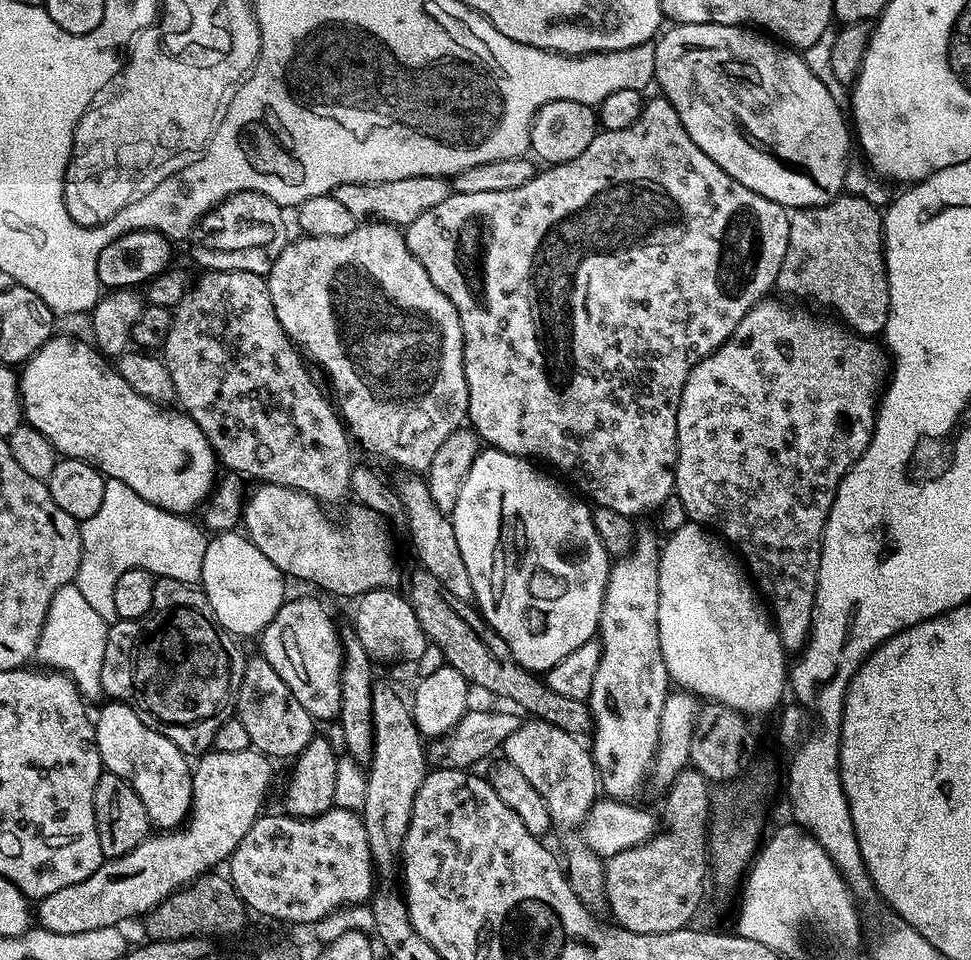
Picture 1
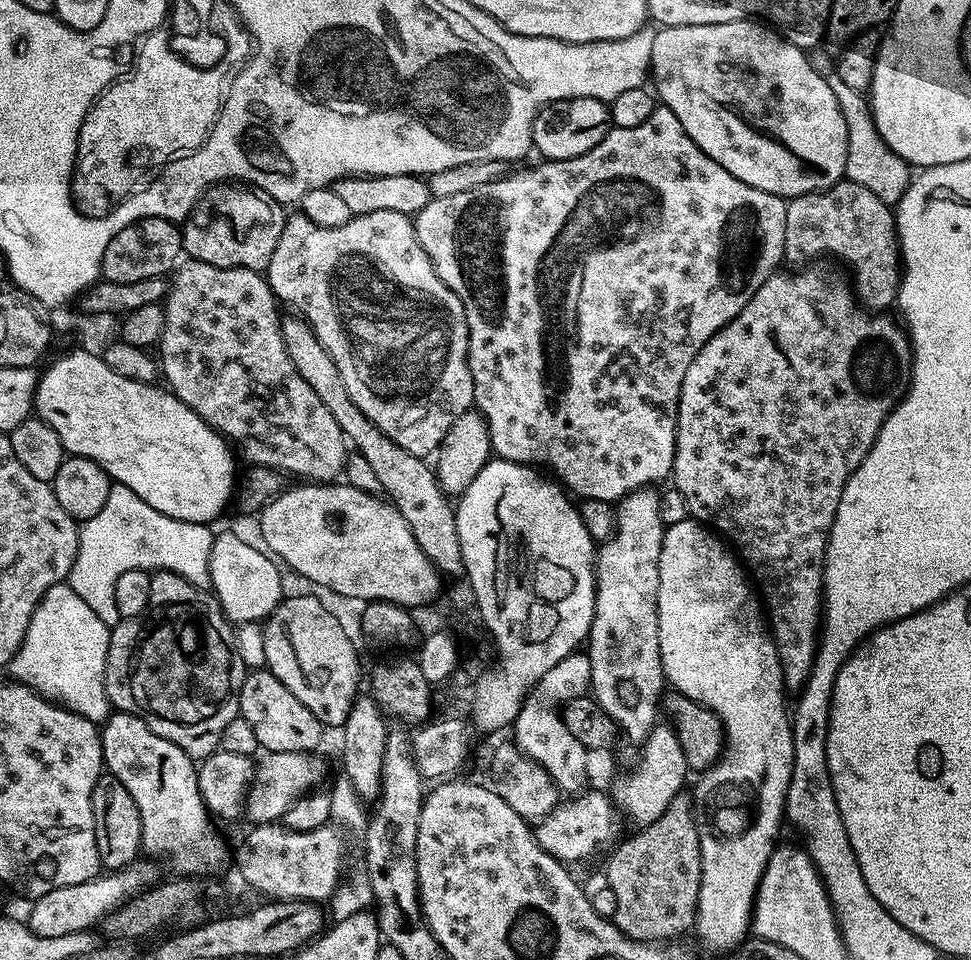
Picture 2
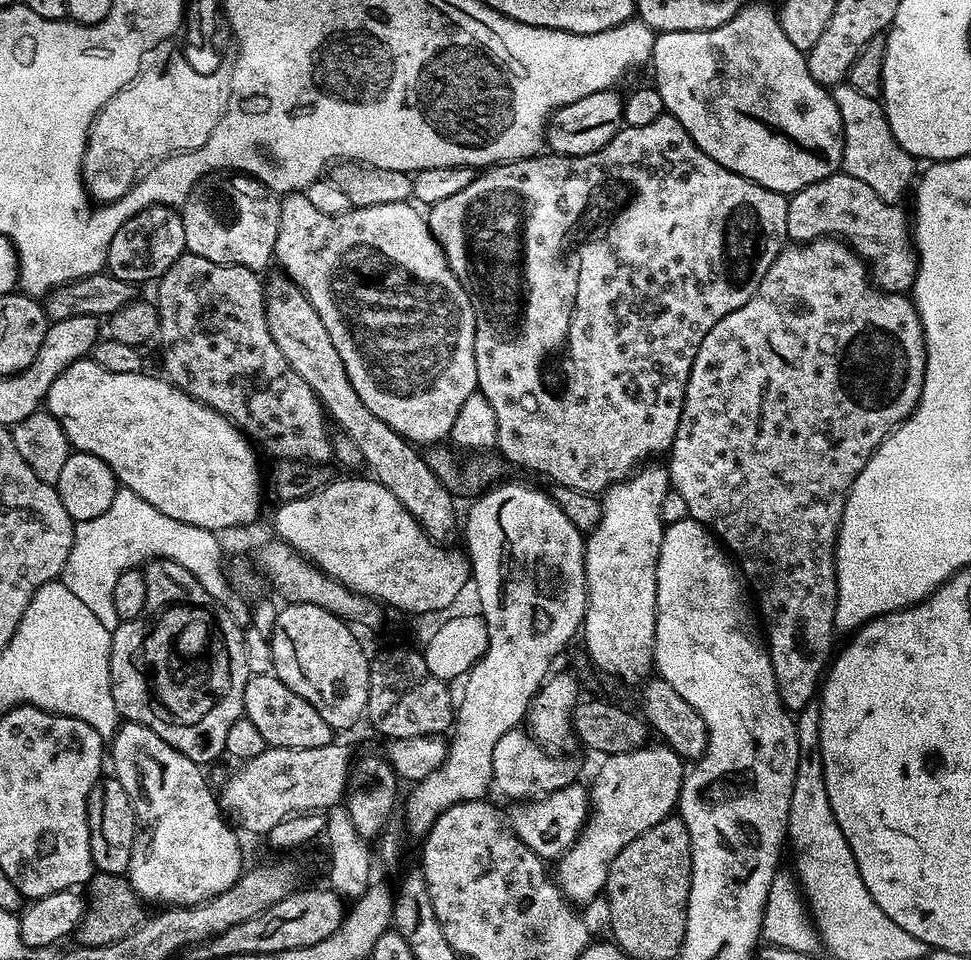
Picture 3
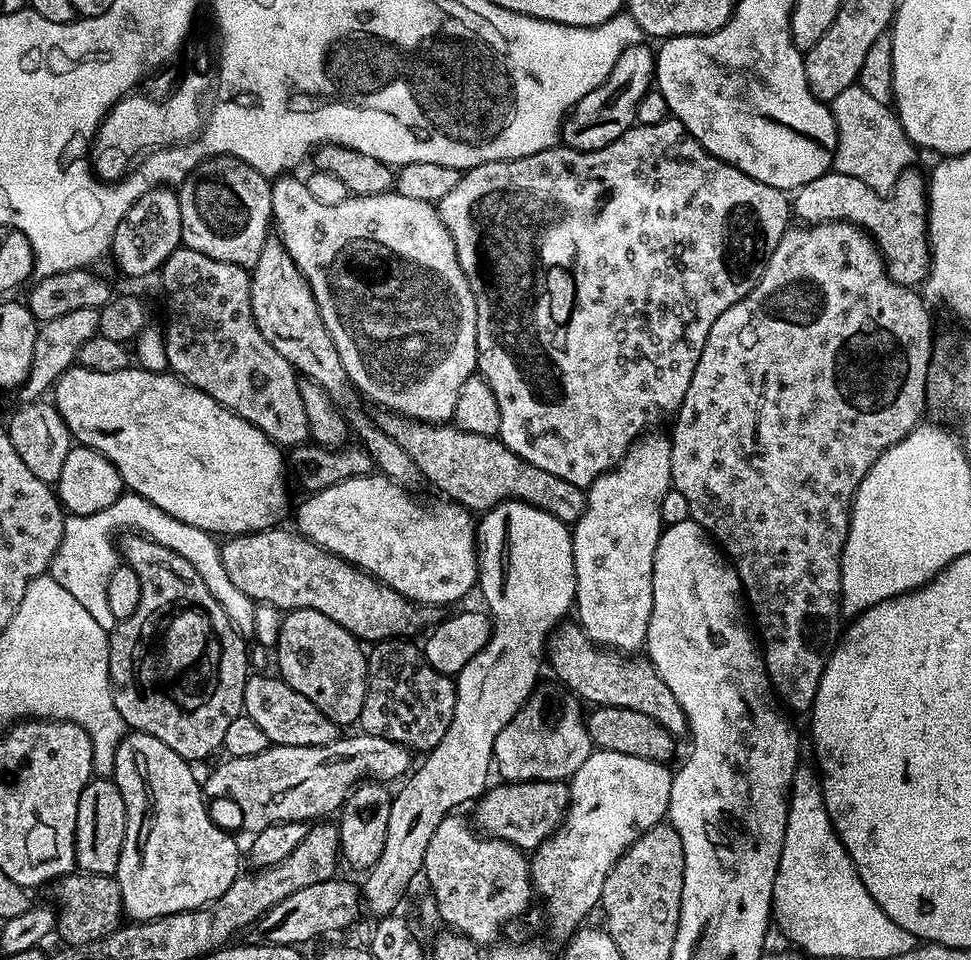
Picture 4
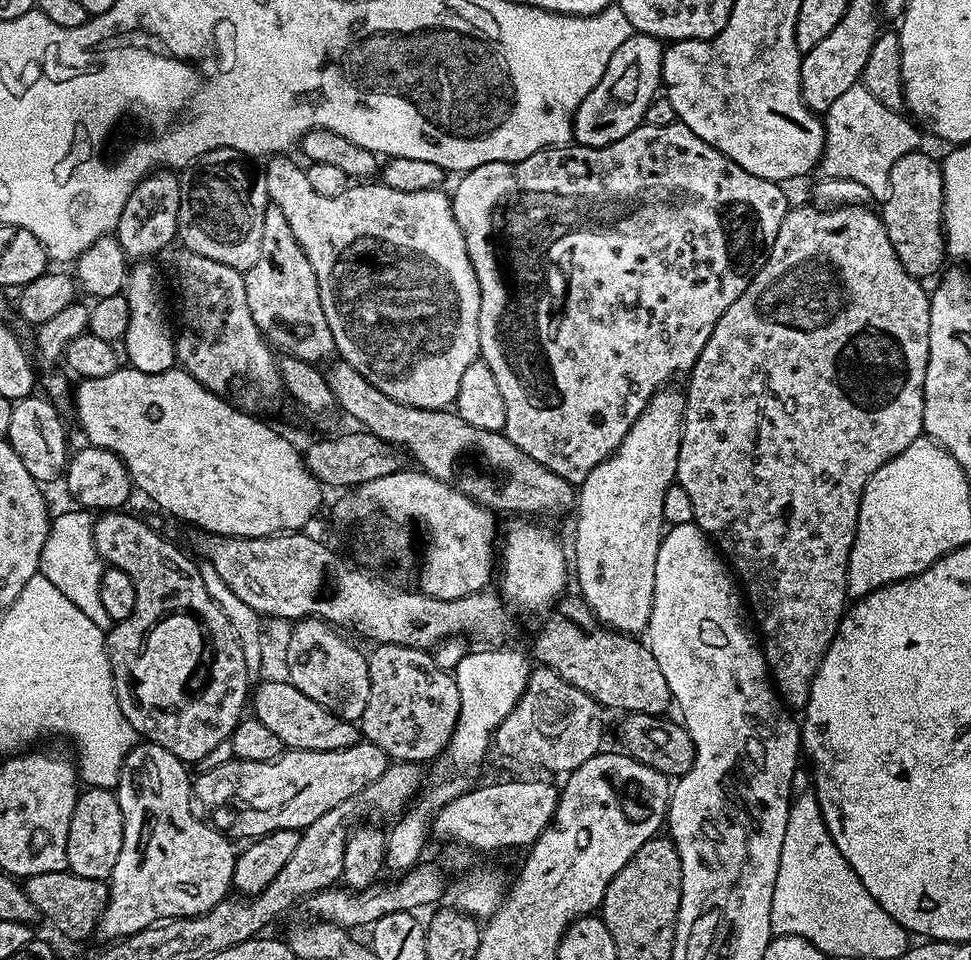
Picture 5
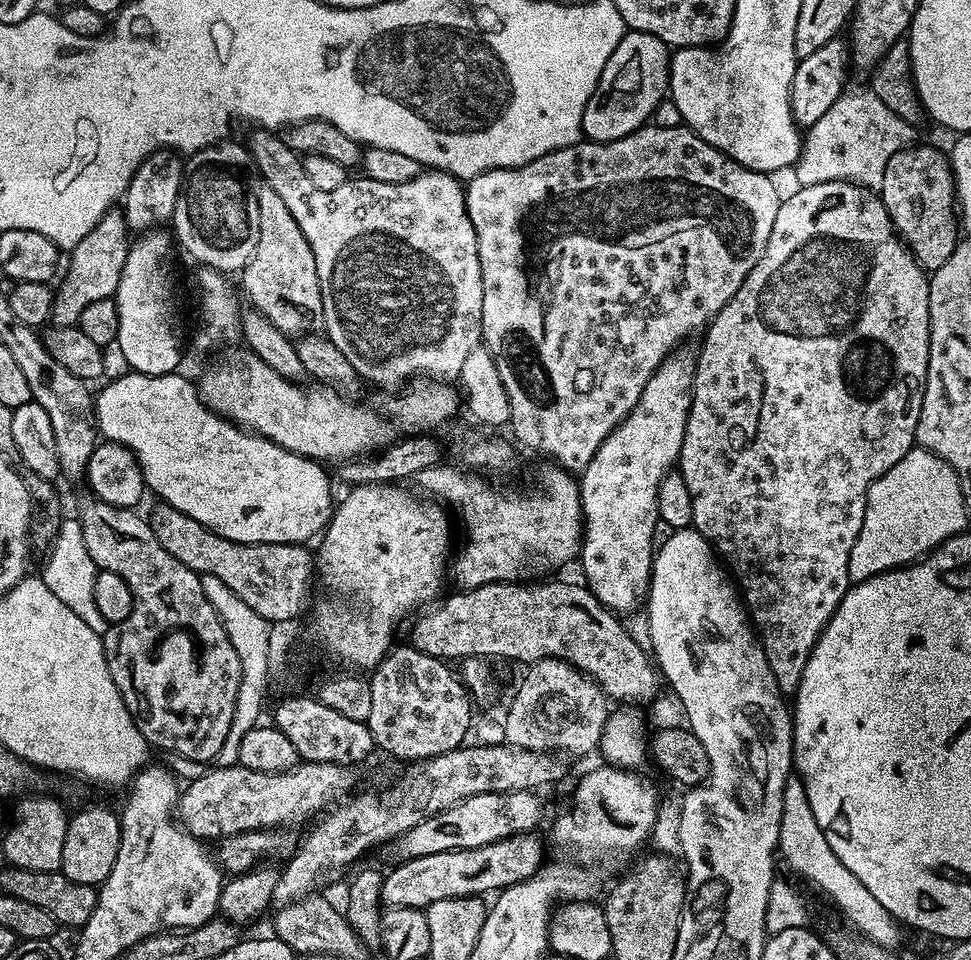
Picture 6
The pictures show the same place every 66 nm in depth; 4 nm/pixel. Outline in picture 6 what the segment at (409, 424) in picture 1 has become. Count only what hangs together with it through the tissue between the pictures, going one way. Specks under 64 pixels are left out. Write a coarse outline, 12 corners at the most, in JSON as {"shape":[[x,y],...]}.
{"shape":[[246,140],[361,381],[452,382],[482,266],[449,172],[318,190]]}

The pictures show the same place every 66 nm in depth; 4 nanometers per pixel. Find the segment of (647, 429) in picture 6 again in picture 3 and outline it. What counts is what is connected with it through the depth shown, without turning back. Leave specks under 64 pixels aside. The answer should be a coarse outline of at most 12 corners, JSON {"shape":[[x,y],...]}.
{"shape":[[667,467],[603,493],[584,541],[582,640],[600,672],[654,672]]}

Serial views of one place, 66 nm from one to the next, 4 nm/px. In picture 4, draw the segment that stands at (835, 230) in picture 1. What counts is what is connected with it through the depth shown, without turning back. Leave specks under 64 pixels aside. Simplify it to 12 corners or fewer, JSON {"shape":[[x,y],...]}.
{"shape":[[833,170],[795,189],[808,226],[863,228],[888,277],[927,280],[926,176],[890,194]]}

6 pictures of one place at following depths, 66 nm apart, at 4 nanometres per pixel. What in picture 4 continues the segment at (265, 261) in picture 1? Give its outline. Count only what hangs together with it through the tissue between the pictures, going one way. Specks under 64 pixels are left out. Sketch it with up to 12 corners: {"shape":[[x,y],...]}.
{"shape":[[212,156],[179,185],[183,247],[251,269],[269,177]]}

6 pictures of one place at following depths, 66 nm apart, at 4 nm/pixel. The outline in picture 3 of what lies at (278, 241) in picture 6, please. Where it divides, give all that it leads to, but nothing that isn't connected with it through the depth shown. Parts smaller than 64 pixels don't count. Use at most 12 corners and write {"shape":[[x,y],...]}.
{"shape":[[289,276],[264,280],[270,338],[430,539],[458,532],[453,493],[417,445],[366,410]]}

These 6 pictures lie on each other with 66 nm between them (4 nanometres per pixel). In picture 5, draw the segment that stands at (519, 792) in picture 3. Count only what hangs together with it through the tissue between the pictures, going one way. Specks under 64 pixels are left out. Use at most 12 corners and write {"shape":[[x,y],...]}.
{"shape":[[536,666],[497,726],[516,764],[567,774],[601,751],[605,709]]}

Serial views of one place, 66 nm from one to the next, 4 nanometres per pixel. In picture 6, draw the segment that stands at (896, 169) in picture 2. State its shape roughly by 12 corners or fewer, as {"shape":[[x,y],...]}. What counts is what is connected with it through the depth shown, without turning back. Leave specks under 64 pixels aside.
{"shape":[[871,90],[844,95],[806,129],[801,188],[879,190],[917,139]]}

